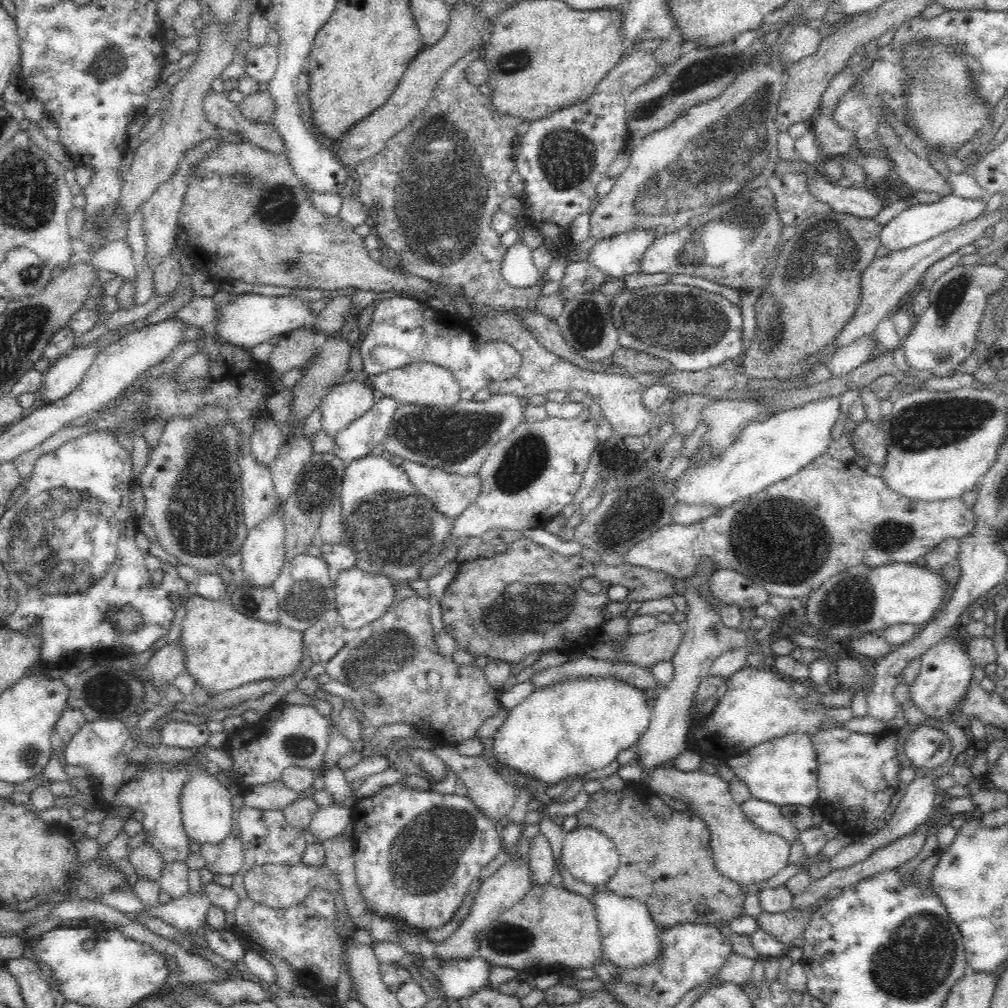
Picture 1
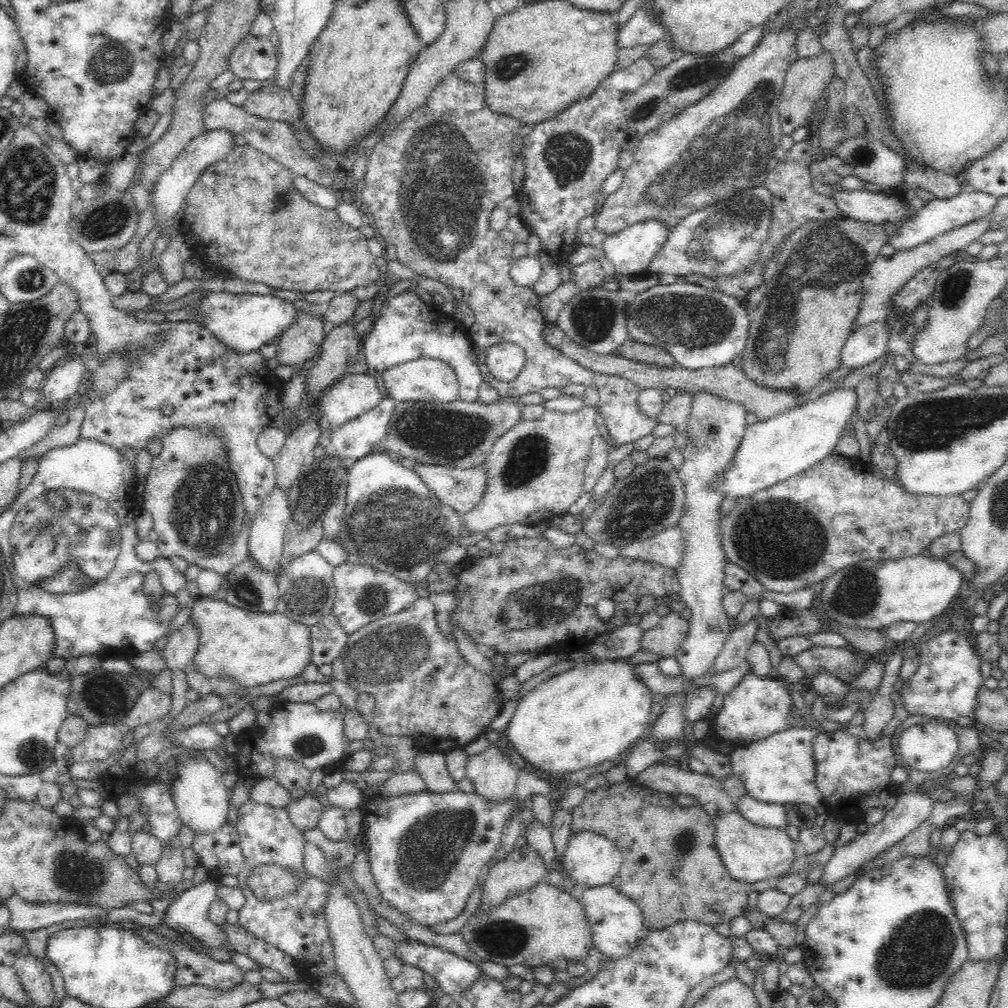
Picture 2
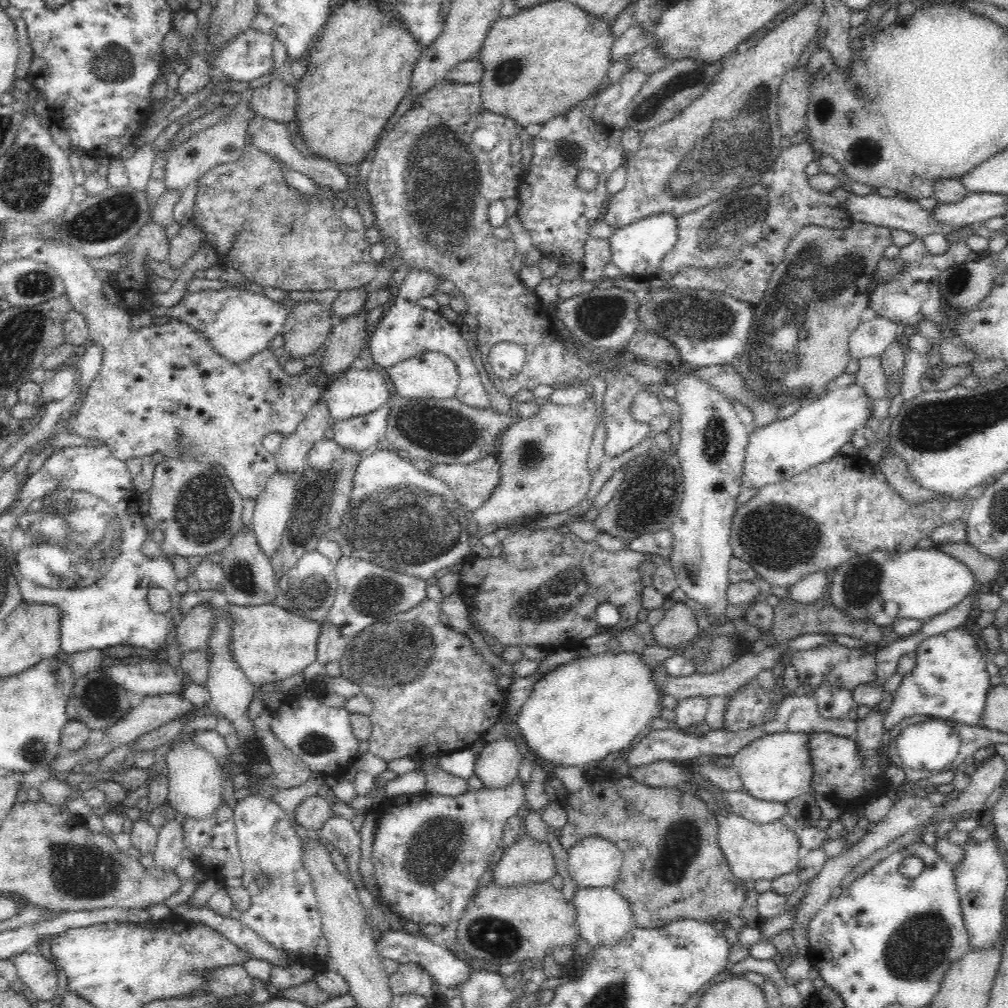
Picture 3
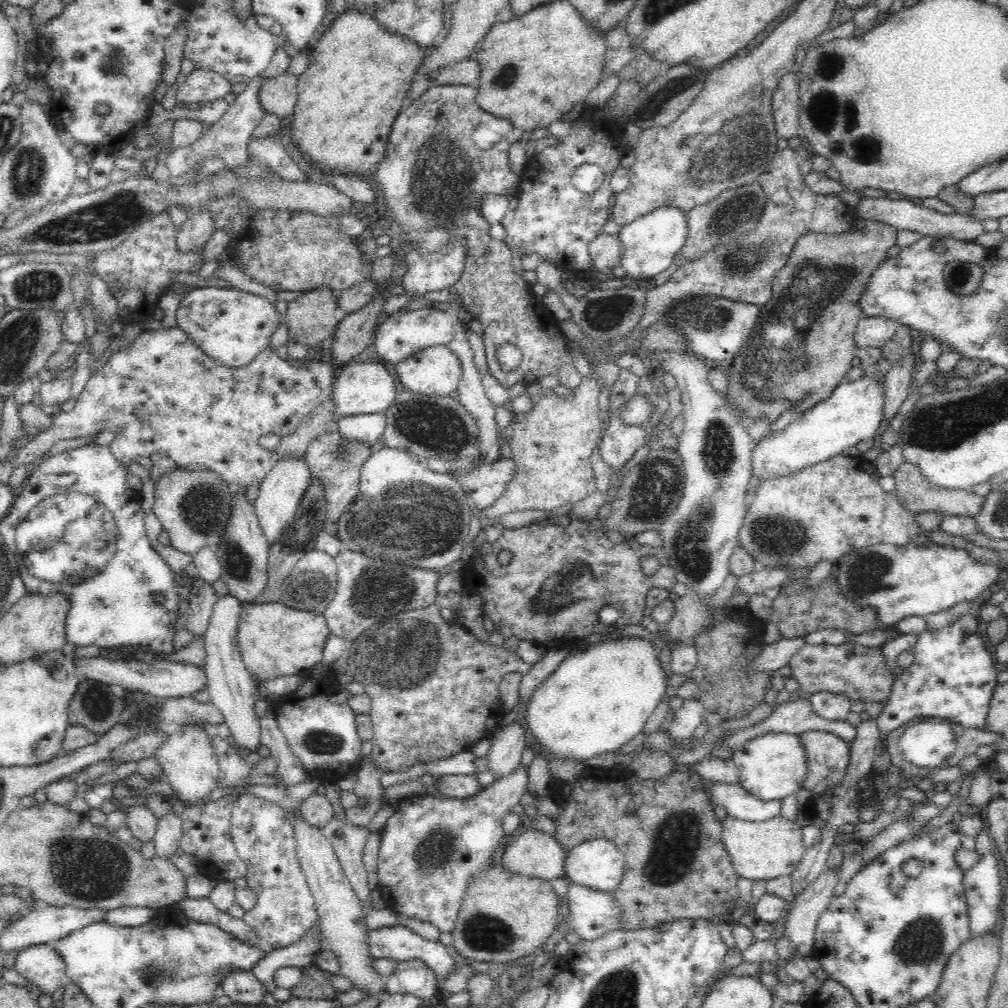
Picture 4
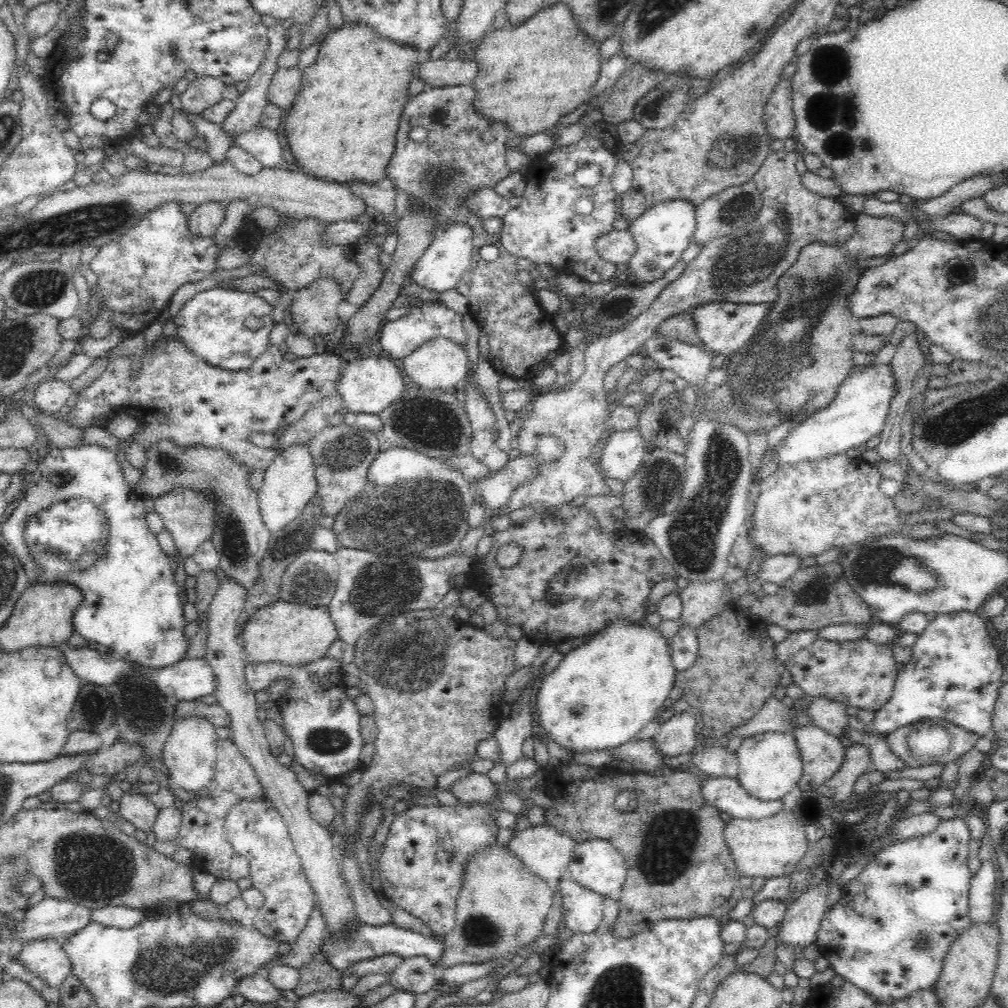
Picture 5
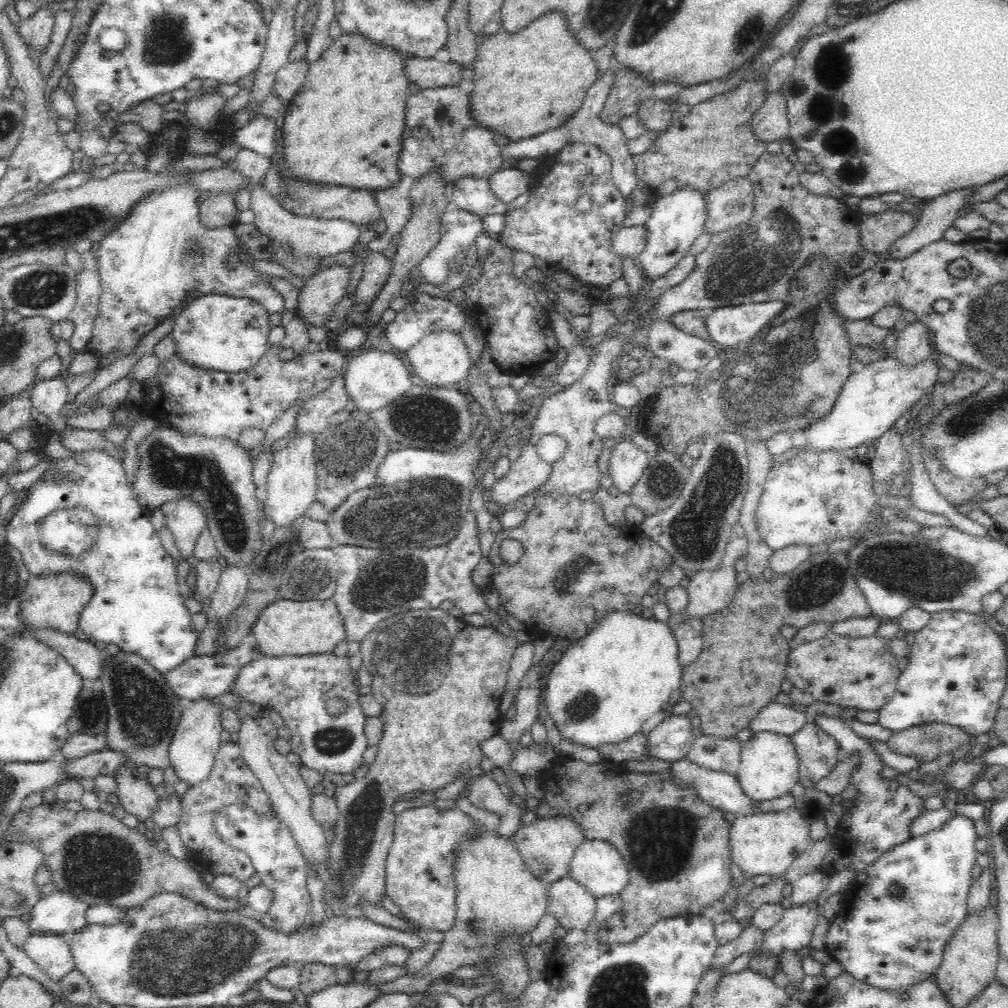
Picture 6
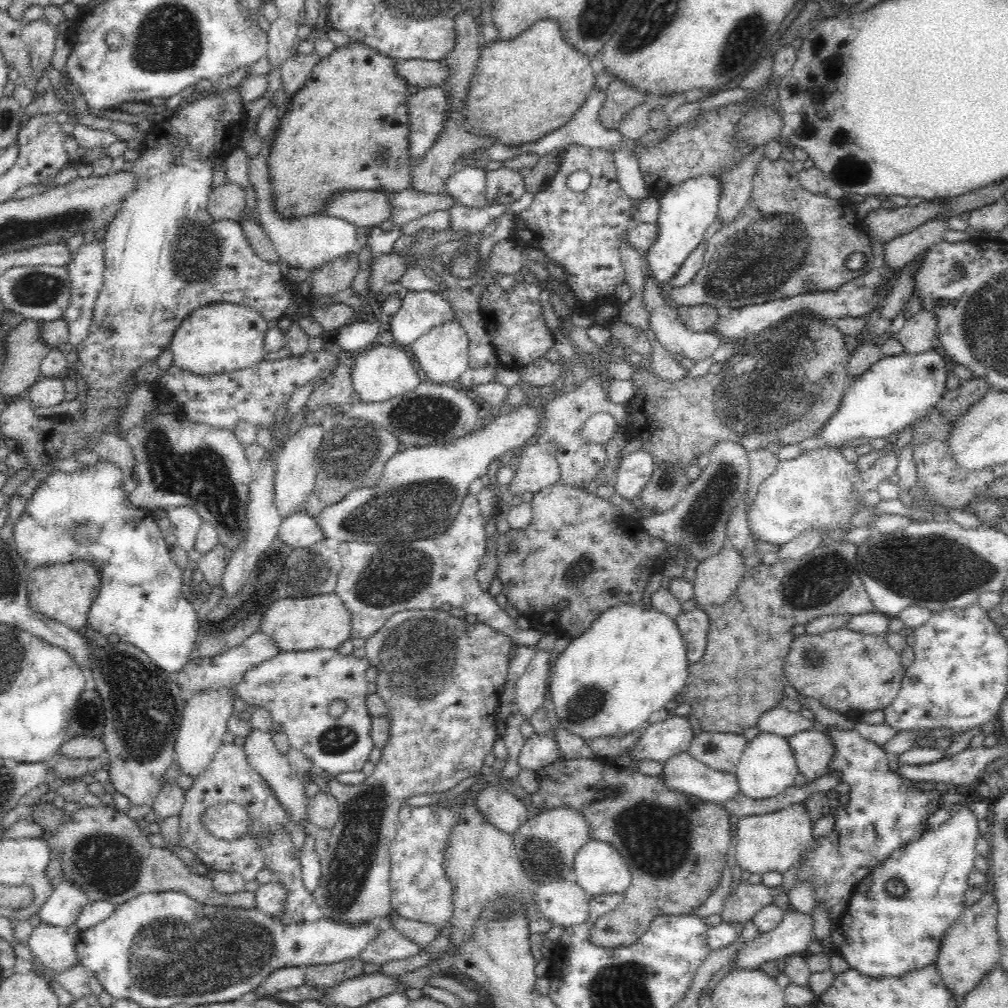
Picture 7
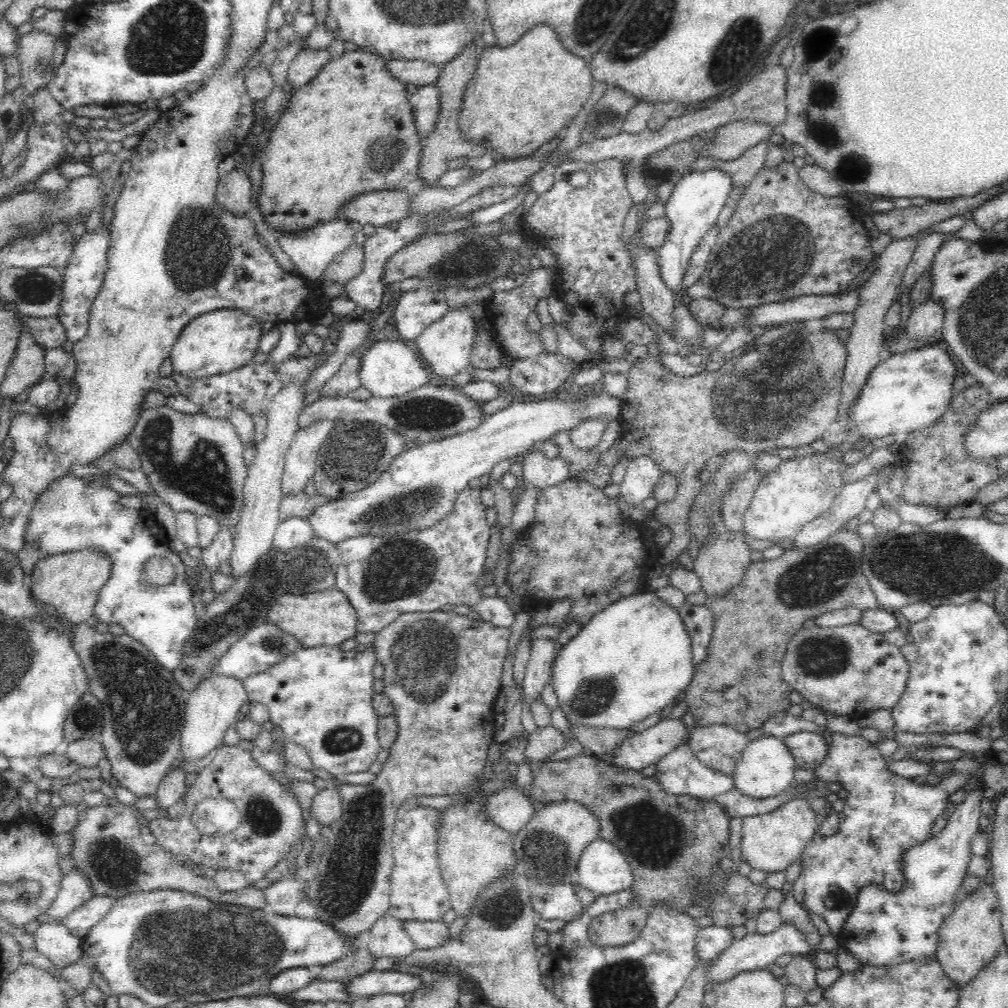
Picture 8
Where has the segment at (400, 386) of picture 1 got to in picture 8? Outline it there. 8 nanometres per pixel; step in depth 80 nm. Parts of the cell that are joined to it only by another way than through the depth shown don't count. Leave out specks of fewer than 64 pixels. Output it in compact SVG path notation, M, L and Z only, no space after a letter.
M483 301L472 303L469 307L462 307L461 309L450 309L445 317L433 322L411 344L418 347L418 351L424 357L428 367L430 367L430 371L448 384L452 384L452 378L470 366L469 363L476 333L472 316L484 316Z

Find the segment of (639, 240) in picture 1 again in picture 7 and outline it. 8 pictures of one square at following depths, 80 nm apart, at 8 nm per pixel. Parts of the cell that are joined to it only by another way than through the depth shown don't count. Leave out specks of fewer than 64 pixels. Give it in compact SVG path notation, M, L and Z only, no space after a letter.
M702 175L698 178L685 180L682 184L677 184L658 197L659 208L655 222L658 225L656 240L642 254L645 260L645 268L650 269L650 275L659 283L670 280L670 276L674 276L678 272L678 268L682 266L683 260L686 260L688 255L700 244L704 230L716 220L718 198L720 198L720 179L716 179L714 175Z

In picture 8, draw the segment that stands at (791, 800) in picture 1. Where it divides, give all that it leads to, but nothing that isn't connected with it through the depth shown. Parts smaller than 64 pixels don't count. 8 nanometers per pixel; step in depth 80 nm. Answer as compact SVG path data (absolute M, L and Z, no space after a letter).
M763 734L746 745L732 777L736 790L752 798L763 799L776 796L790 787L794 781L796 768L794 757L785 741Z

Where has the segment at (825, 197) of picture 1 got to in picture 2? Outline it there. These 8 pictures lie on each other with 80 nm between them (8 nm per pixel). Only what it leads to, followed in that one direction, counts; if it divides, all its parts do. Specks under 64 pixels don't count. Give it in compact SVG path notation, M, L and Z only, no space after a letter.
M838 188L829 196L842 216L862 222L902 224L912 210L904 208L893 192L872 192L863 188L846 190Z

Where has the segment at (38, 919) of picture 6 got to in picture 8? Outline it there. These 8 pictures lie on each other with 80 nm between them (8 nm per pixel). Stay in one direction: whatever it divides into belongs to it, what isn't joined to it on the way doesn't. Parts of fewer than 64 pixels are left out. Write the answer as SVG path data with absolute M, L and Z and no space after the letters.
M73 870L66 873L59 885L56 899L46 909L49 920L63 922L73 910L93 898L89 881L81 872Z

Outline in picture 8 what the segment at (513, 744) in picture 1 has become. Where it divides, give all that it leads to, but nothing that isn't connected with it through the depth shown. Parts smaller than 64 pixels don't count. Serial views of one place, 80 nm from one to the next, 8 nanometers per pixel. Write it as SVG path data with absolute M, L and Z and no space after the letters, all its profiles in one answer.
M645 587L643 590L627 596L624 599L616 600L612 604L603 608L586 626L580 628L579 632L564 645L555 657L551 668L551 684L556 694L559 707L564 713L564 717L572 727L592 727L608 729L630 729L634 725L641 723L654 713L659 713L662 708L670 705L673 700L689 685L694 674L695 664L692 662L692 651L690 650L690 637L686 633L683 621L679 612L672 609L668 604L660 601L652 589Z

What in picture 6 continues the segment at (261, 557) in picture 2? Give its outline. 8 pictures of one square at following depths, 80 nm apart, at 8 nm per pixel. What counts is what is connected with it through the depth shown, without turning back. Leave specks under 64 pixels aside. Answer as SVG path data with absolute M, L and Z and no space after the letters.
M298 434L285 448L273 453L268 481L265 485L266 496L261 501L261 511L266 521L276 527L286 527L299 516L305 515L317 491L317 471L313 457L314 435Z

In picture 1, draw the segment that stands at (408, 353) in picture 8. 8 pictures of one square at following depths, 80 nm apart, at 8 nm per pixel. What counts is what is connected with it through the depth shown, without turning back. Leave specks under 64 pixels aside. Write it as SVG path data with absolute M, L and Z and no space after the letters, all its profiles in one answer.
M352 380L334 386L319 407L322 413L321 428L334 439L348 424L373 410L376 402L376 393L367 382Z

